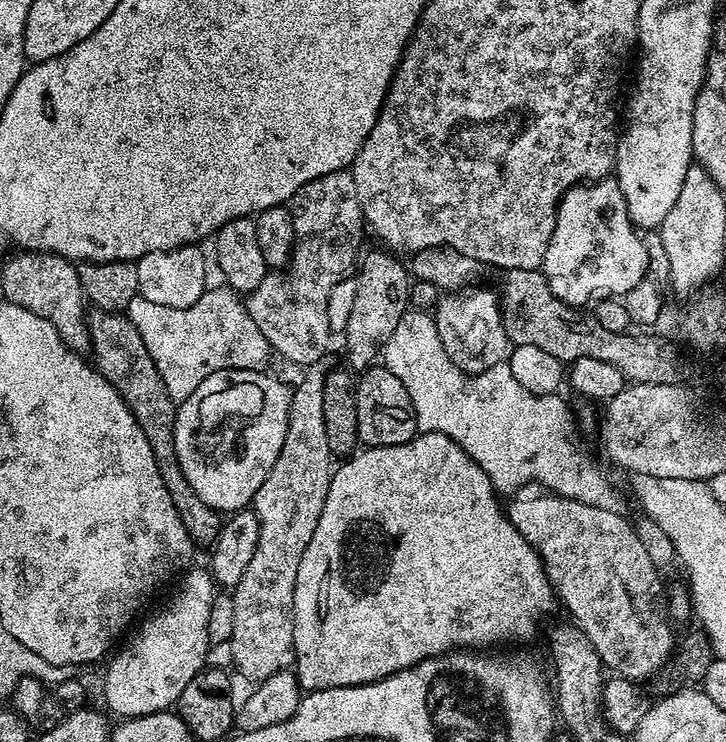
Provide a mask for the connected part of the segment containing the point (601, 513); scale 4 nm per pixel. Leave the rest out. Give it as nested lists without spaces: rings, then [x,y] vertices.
[[[524,490],[515,498],[509,500],[512,500],[510,502],[507,501],[506,504],[509,522],[515,526],[518,532],[530,542],[532,548],[536,549],[536,552],[541,556],[559,603],[561,600],[561,602],[568,607],[569,614],[567,615],[579,625],[582,631],[585,632],[586,637],[590,638],[591,642],[594,644],[594,650],[598,652],[598,656],[601,658],[603,667],[607,669],[609,673],[610,671],[617,672],[617,677],[625,680],[644,682],[647,681],[657,669],[663,668],[665,664],[669,663],[670,657],[674,651],[674,640],[672,644],[671,632],[662,624],[648,624],[652,620],[652,593],[656,590],[656,575],[658,575],[658,569],[654,562],[650,560],[645,547],[642,546],[642,541],[636,533],[635,527],[633,527],[631,523],[628,525],[627,515],[619,512],[611,512],[610,510],[598,510],[598,506],[586,506],[586,502],[576,502],[565,496],[559,496],[557,492],[549,492],[547,490]]]

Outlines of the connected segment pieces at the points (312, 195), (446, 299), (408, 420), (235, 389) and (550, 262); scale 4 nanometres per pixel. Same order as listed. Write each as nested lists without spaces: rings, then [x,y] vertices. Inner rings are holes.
[[[348,170],[331,172],[322,178],[306,182],[306,186],[302,186],[292,195],[290,211],[296,240],[292,243],[292,256],[288,259],[286,270],[269,271],[259,286],[247,293],[246,307],[258,330],[266,334],[266,342],[275,355],[277,352],[292,364],[307,366],[317,364],[329,355],[328,347],[334,340],[334,334],[330,330],[330,318],[326,318],[326,302],[330,302],[330,290],[334,290],[338,282],[349,279],[357,271],[366,221],[358,202],[358,190],[354,190],[354,178]]]
[[[479,288],[441,295],[434,309],[438,338],[442,338],[442,350],[446,350],[453,369],[460,371],[461,368],[467,374],[485,372],[496,364],[505,363],[510,351],[497,293]]]
[[[387,366],[365,368],[356,380],[358,402],[358,441],[364,448],[381,448],[405,444],[418,435],[414,402],[402,386],[402,378]]]
[[[227,368],[218,374],[210,374],[210,378],[206,378],[206,382],[202,382],[202,386],[194,390],[194,394],[190,394],[190,398],[179,401],[174,418],[174,454],[178,454],[178,466],[182,466],[182,474],[186,474],[186,482],[190,482],[190,490],[194,490],[194,494],[198,494],[198,498],[202,498],[202,502],[206,502],[206,506],[210,506],[215,512],[231,514],[240,511],[241,508],[249,507],[258,494],[258,486],[266,482],[266,474],[270,474],[274,462],[278,462],[278,454],[282,454],[282,442],[286,442],[286,426],[292,393],[289,385],[284,385],[282,381],[275,380],[266,373],[267,371],[264,370],[250,368]]]
[[[615,178],[577,184],[560,199],[554,234],[542,265],[550,290],[554,290],[554,294],[571,308],[578,309],[588,306],[584,304],[595,306],[602,300],[624,298],[628,292],[645,283],[647,277],[644,275],[648,272],[648,248],[639,235],[643,236],[630,218],[626,198],[622,198],[622,190]]]

